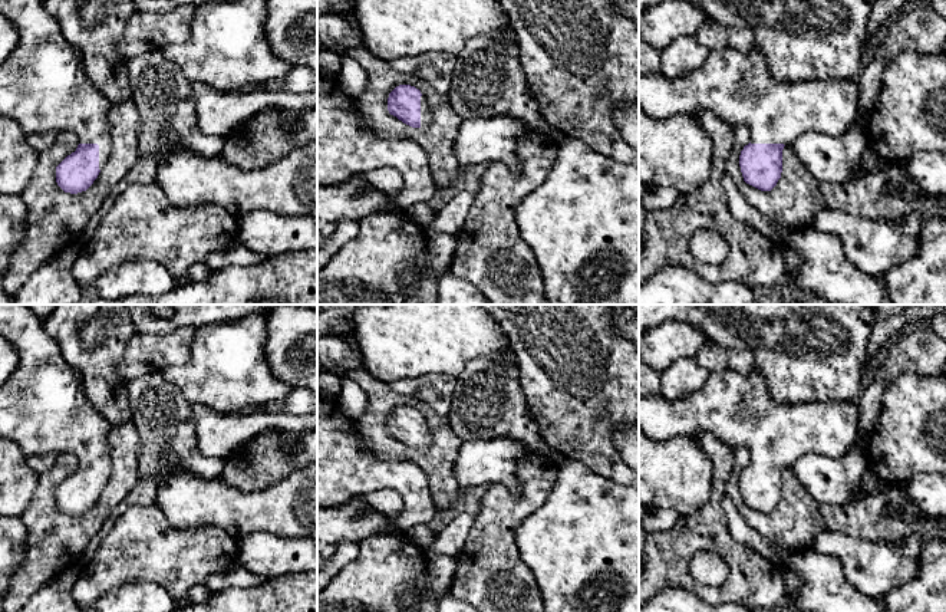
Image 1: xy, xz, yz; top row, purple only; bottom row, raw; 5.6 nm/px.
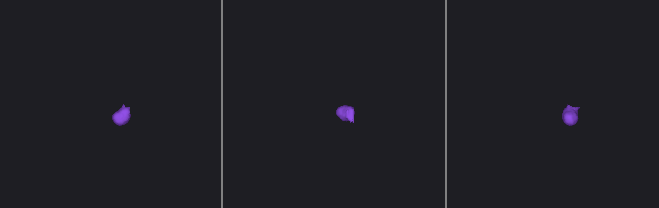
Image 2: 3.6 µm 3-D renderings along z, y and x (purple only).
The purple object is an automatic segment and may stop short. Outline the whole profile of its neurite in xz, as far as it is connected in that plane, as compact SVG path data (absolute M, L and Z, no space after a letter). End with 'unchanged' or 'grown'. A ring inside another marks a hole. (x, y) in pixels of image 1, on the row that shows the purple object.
M399 85L389 93L388 111L412 128L425 129L432 122L432 113L425 96L411 85Z | grown

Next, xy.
M0 0L0 14L17 30L17 45L0 65L0 113L20 124L26 135L49 131L75 132L79 145L56 167L56 182L65 191L86 191L98 178L112 149L108 112L112 102L86 76L80 52L62 34L59 23L46 11L43 0Z | grown

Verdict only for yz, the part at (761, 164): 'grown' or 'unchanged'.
grown

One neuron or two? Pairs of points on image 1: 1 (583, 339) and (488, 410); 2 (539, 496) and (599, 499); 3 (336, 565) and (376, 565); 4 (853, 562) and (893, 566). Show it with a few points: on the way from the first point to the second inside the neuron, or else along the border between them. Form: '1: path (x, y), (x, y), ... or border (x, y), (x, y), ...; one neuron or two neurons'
1: border (513, 354), (517, 361), (518, 384), (533, 418); two neurons
2: border (557, 466), (557, 477), (546, 502), (526, 520); two neurons
3: border (359, 545), (356, 558), (332, 581); two neurons
4: path (863, 562), (867, 566), (883, 566); one neuron

